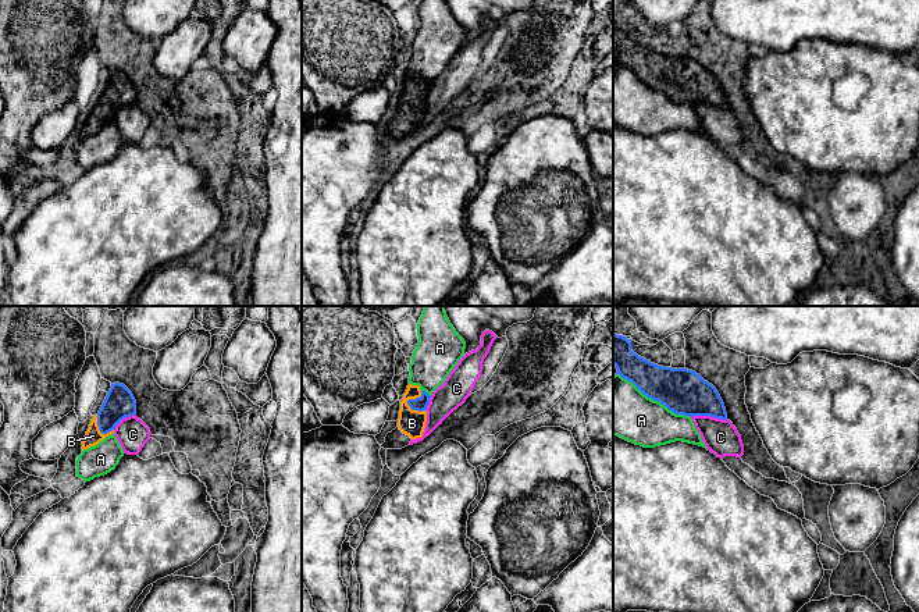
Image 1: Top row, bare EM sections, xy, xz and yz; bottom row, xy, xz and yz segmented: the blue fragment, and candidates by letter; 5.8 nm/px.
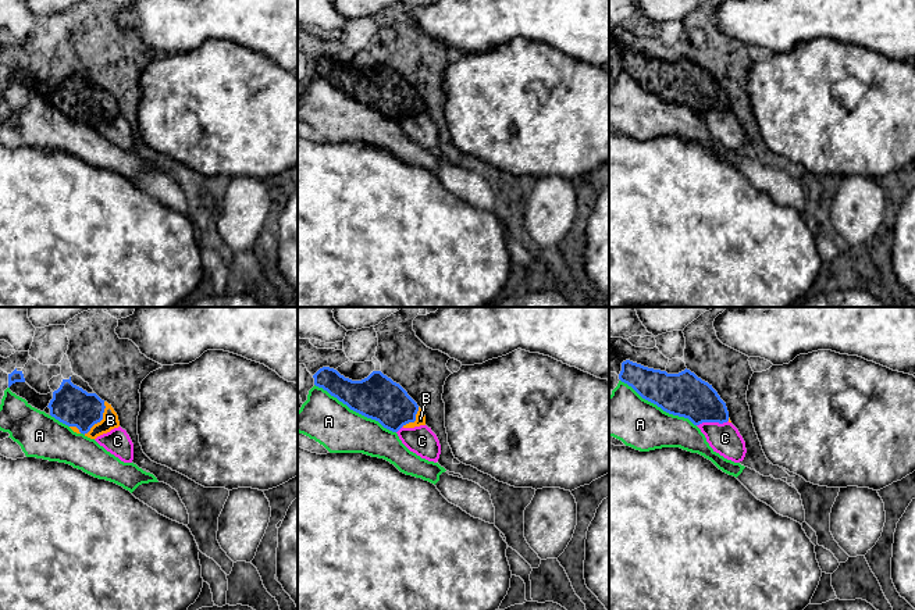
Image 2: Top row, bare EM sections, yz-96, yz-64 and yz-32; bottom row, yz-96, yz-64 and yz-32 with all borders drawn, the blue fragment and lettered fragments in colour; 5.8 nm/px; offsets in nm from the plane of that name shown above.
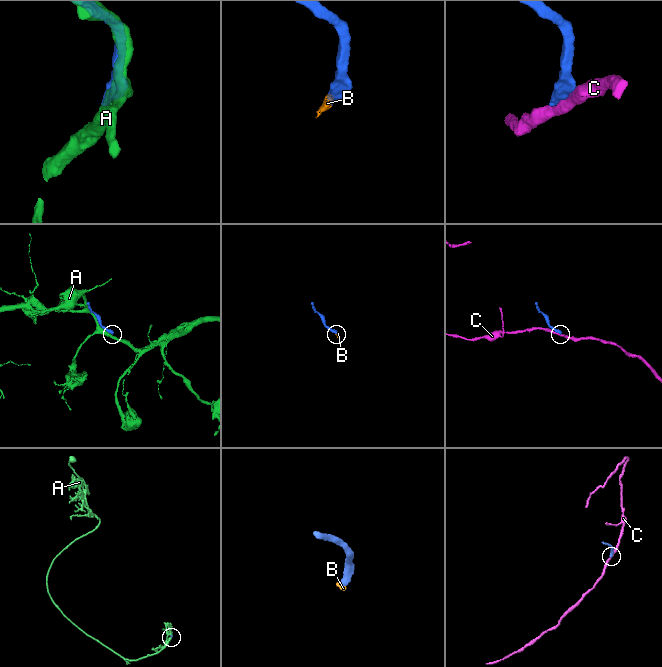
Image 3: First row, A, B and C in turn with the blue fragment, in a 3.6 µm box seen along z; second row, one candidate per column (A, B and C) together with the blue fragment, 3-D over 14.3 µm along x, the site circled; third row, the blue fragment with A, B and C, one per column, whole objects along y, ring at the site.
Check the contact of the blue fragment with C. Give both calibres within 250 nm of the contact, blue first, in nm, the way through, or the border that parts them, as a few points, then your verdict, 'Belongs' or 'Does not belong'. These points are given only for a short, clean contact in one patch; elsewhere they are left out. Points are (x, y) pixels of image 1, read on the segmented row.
Thickness 260 nm (blue) against 200 nm. Does not belong

